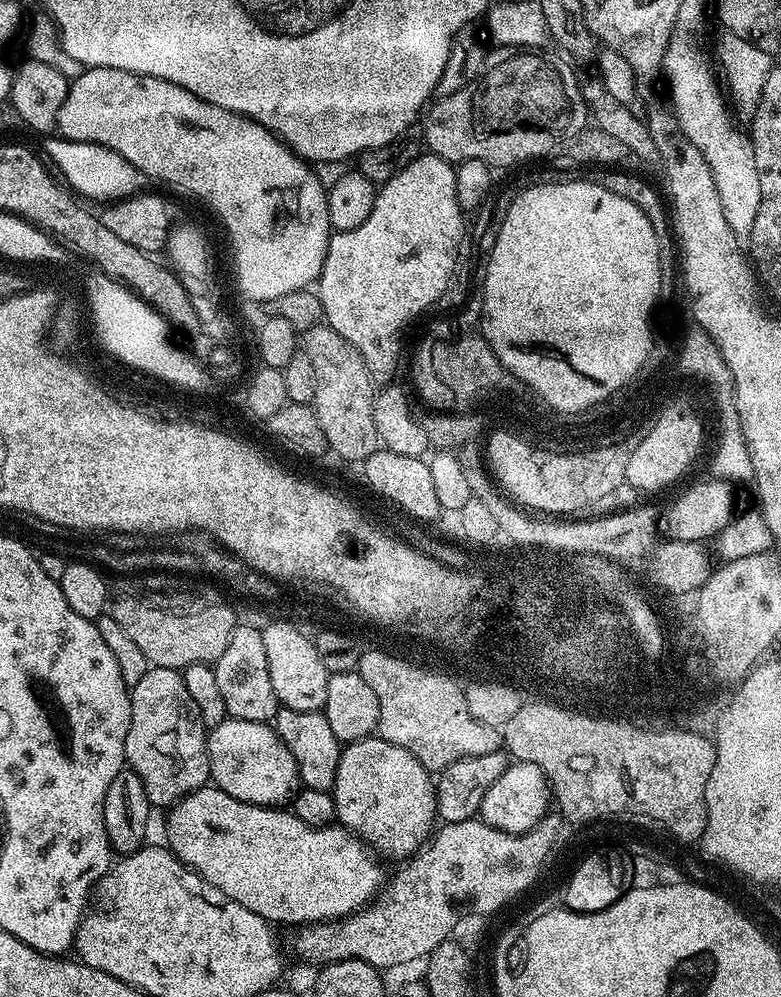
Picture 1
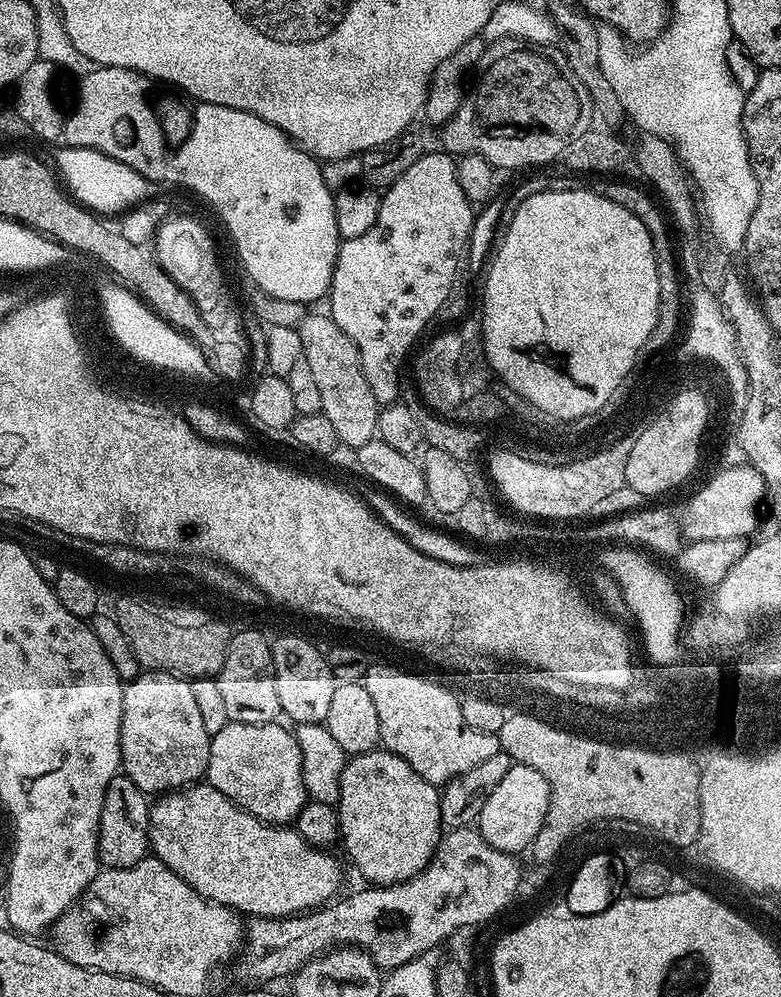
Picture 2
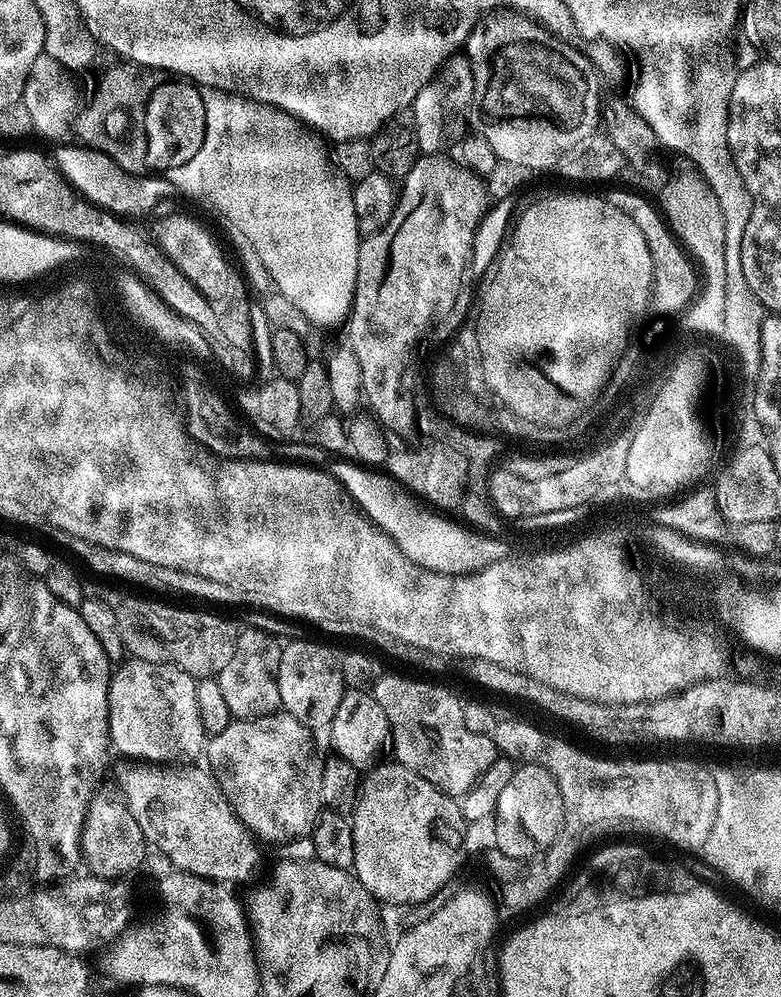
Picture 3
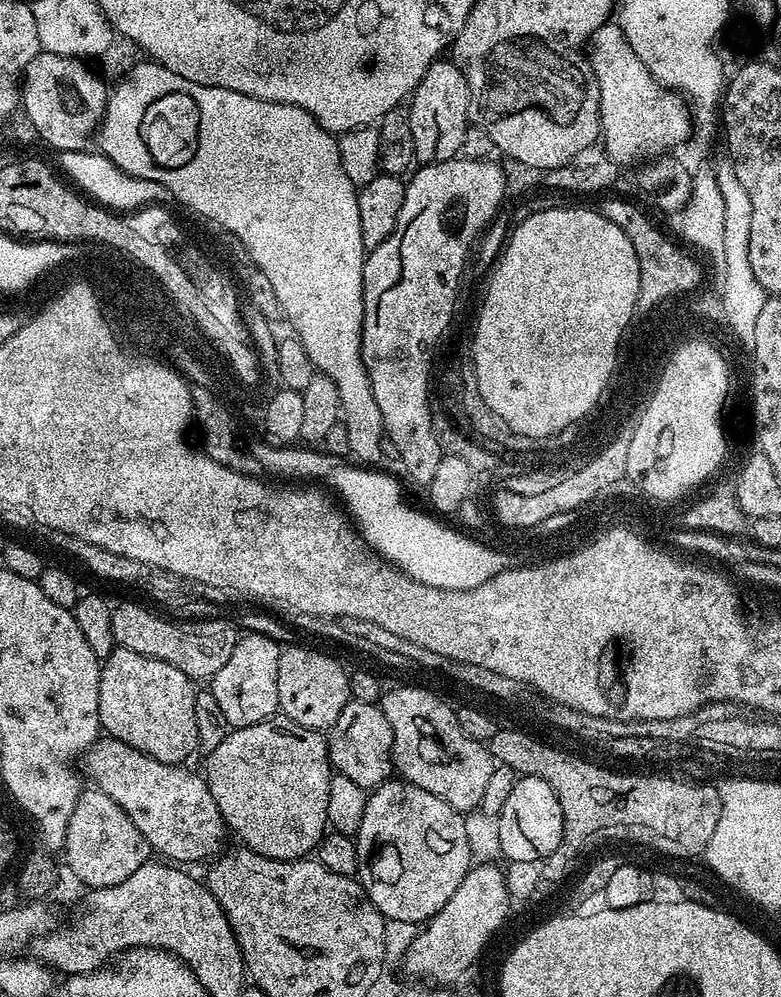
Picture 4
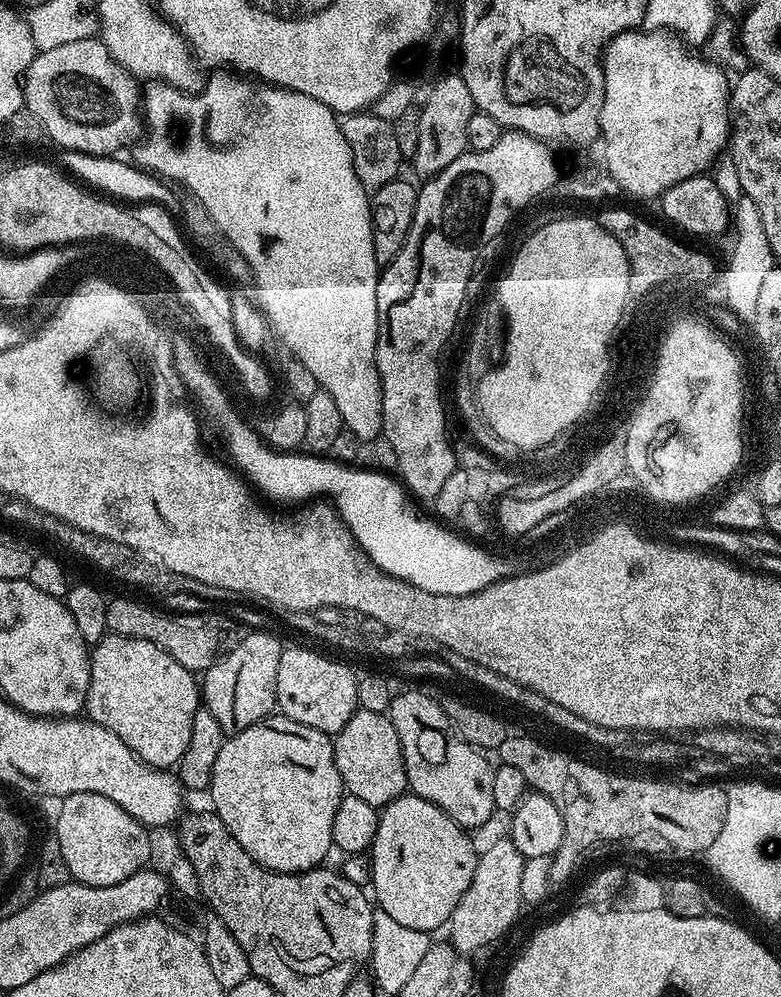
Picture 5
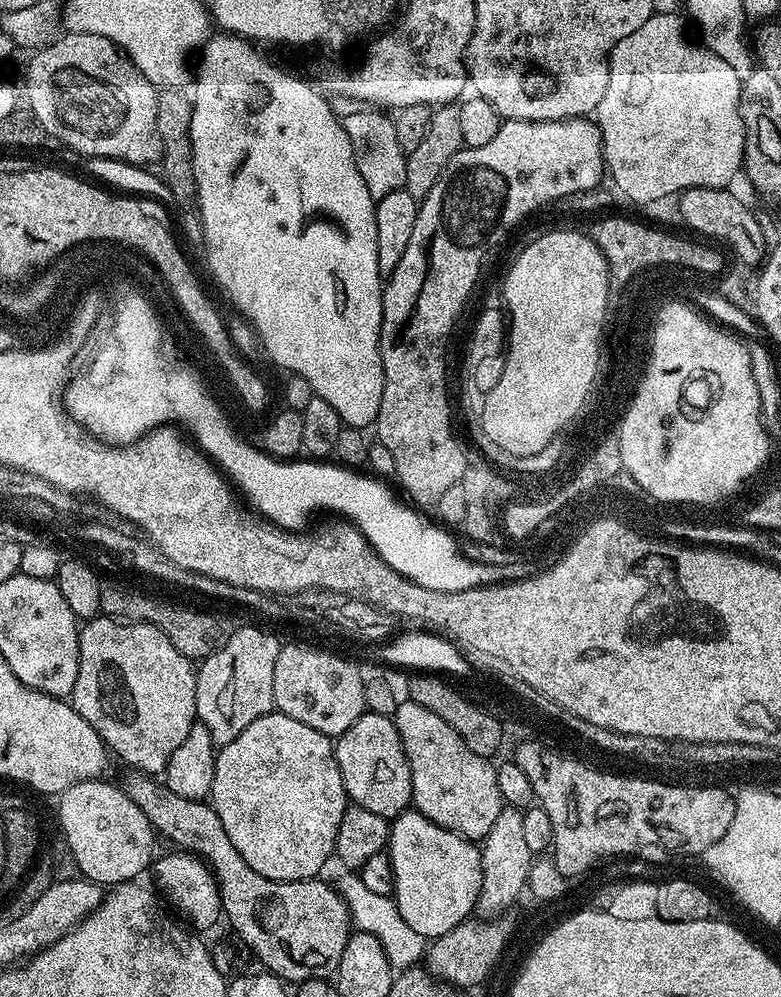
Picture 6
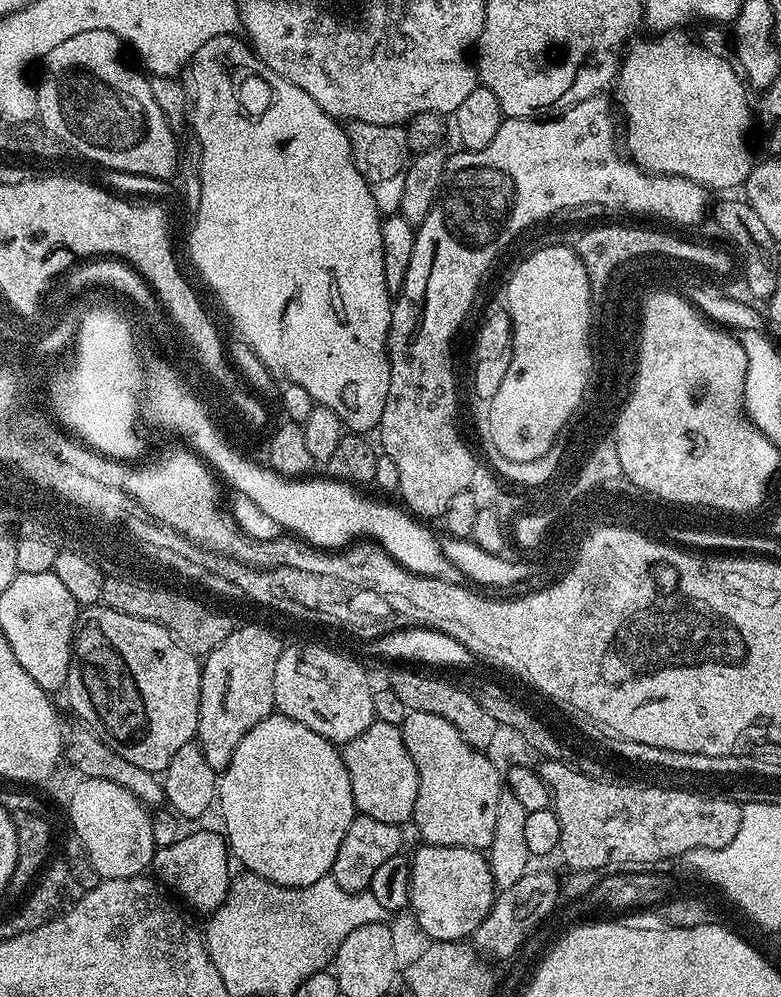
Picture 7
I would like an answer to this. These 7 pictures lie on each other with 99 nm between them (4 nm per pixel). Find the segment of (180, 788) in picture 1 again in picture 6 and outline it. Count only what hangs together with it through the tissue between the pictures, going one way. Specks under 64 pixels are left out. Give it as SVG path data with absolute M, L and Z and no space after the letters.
M103 614L87 621L80 629L80 662L78 666L78 682L70 697L70 703L74 711L82 714L90 726L103 738L104 745L108 748L113 757L116 756L140 774L160 774L164 767L170 762L170 756L178 746L182 746L186 734L190 734L190 726L197 723L196 719L196 668L193 661L187 660L179 650L170 642L170 638L161 628L155 628L152 624L129 624L123 620L114 620L111 616Z

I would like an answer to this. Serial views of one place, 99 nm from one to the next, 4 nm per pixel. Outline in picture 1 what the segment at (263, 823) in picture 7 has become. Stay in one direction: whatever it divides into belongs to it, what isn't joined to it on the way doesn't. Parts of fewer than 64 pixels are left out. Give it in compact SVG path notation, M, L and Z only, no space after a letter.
M224 720L208 732L208 770L210 780L230 798L263 808L284 806L298 788L294 754L286 750L275 727L268 722Z

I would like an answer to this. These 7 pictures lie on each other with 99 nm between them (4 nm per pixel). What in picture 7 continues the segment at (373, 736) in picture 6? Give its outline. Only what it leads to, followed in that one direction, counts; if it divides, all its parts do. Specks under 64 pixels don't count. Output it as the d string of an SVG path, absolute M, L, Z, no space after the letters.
M373 719L372 724L370 726L366 726L366 730L362 730L362 734L358 734L358 738L354 738L350 743L343 745L342 755L346 770L350 774L350 790L354 794L357 813L361 816L378 818L378 822L390 822L391 824L399 824L401 826L407 825L412 819L414 806L418 802L418 770L414 766L414 758L410 758L410 750L406 750L406 742L404 741L404 734L401 725Z

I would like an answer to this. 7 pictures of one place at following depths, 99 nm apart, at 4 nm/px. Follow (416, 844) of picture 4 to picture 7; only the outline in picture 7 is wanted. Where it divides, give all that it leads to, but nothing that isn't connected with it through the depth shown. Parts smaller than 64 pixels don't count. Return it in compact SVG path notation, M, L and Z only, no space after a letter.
M425 843L419 847L410 856L410 912L416 915L417 926L428 935L429 941L463 941L471 937L498 895L487 855L475 848L447 848Z

